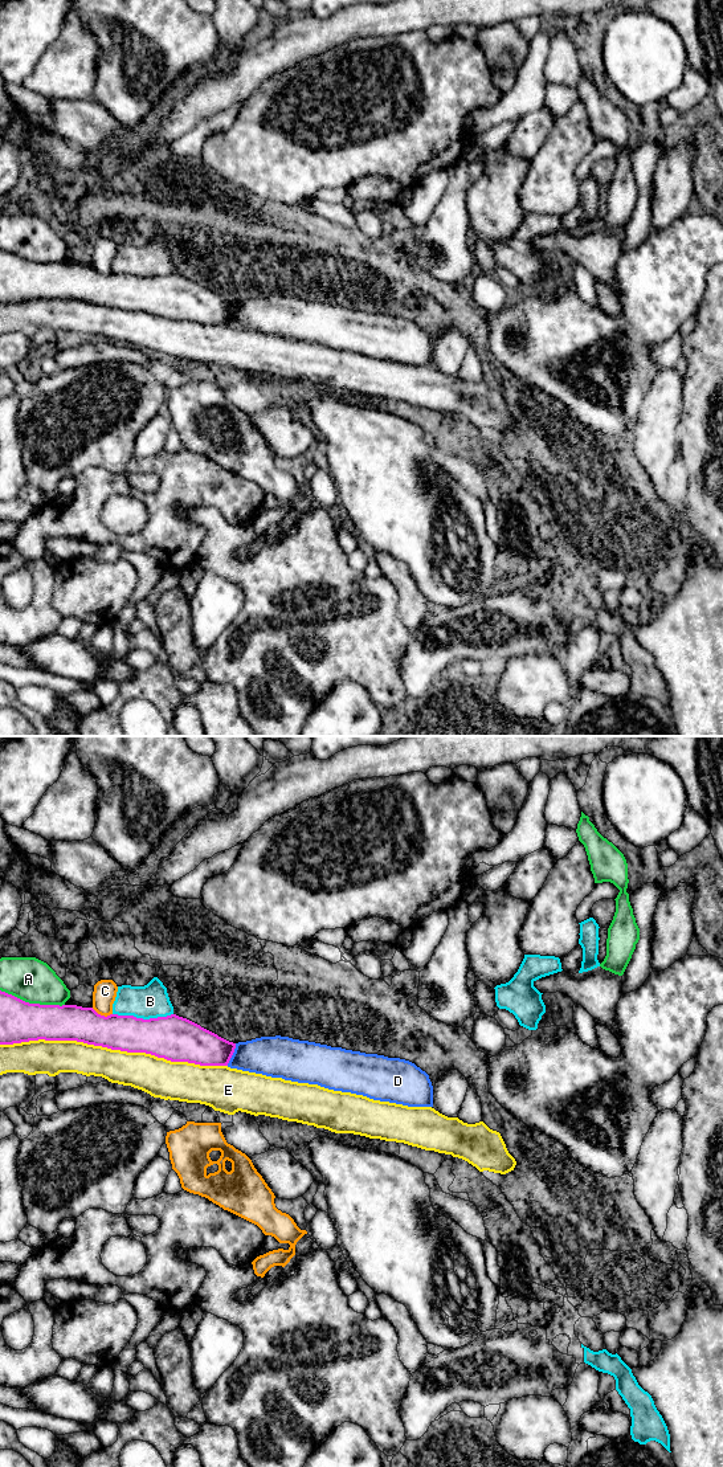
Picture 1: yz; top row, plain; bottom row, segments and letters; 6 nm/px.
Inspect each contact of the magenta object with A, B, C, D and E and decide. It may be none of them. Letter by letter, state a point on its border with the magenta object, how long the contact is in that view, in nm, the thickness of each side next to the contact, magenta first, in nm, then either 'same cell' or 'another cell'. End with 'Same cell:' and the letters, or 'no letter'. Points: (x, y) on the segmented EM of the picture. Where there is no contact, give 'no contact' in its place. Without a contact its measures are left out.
A: meets magenta in yz at (32, 1004); contact 400 nm long; 240 nm thick on the magenta side, 260 nm on the other; another cell
B: meets magenta in yz at (142, 1018); contact 360 nm long; 280 nm thick on the magenta side, 200 nm on the other; another cell
C: meets magenta in yz at (102, 1016); contact 130 nm long; 220 nm thick on the magenta side, 140 nm on the other; another cell
D: meets magenta in yz at (232, 1054); contact 150 nm long; 240 nm thick on the magenta side, 240 nm on the other; another cell
E: meets magenta in yz at (114, 1049); contact 1400 nm long; 220 nm thick on the magenta side, 220 nm on the other; another cell
Same cell: no letter

